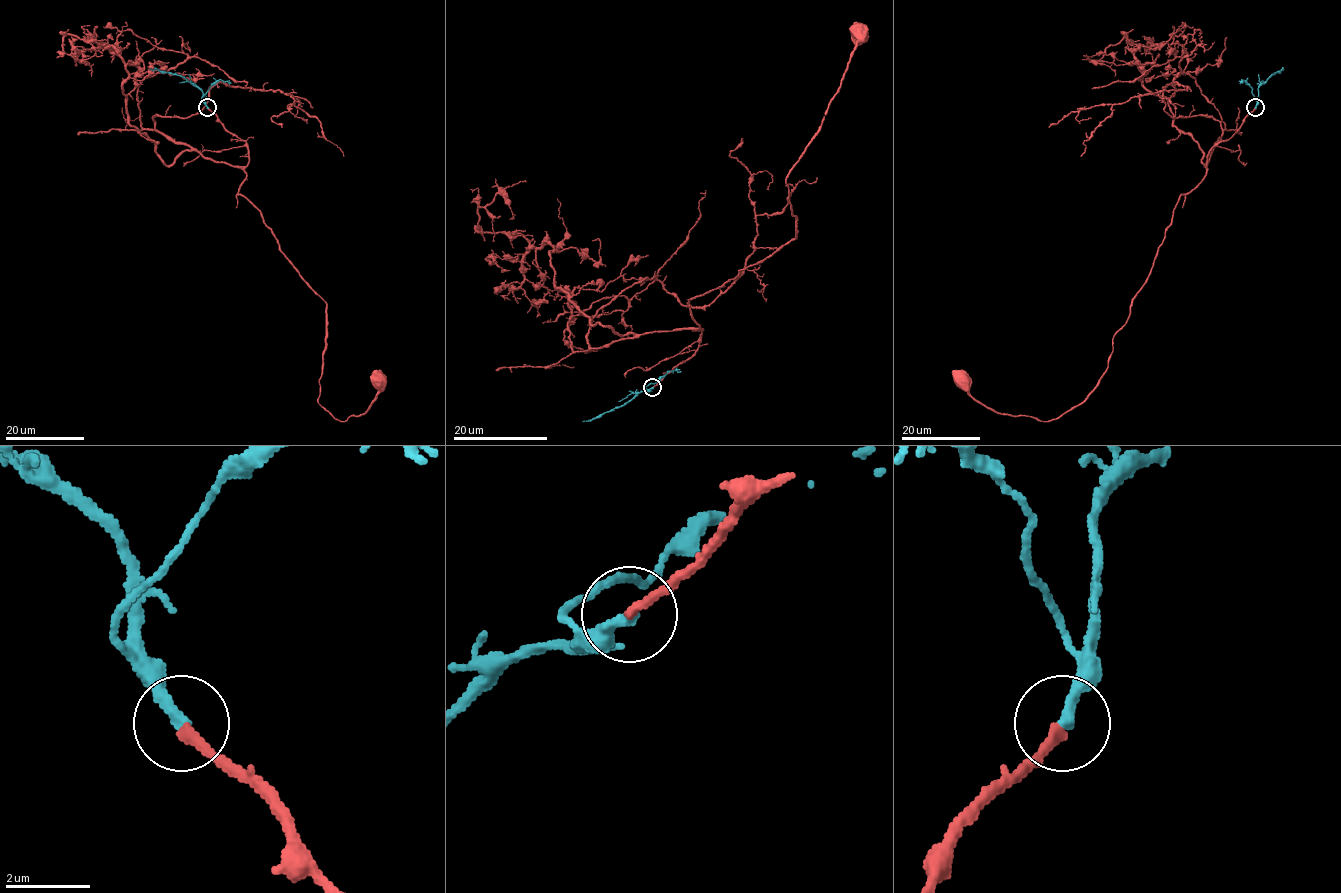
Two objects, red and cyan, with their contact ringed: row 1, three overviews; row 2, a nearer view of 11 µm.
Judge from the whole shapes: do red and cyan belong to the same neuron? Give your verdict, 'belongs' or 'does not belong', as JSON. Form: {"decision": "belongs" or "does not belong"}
{"decision": "belongs"}

